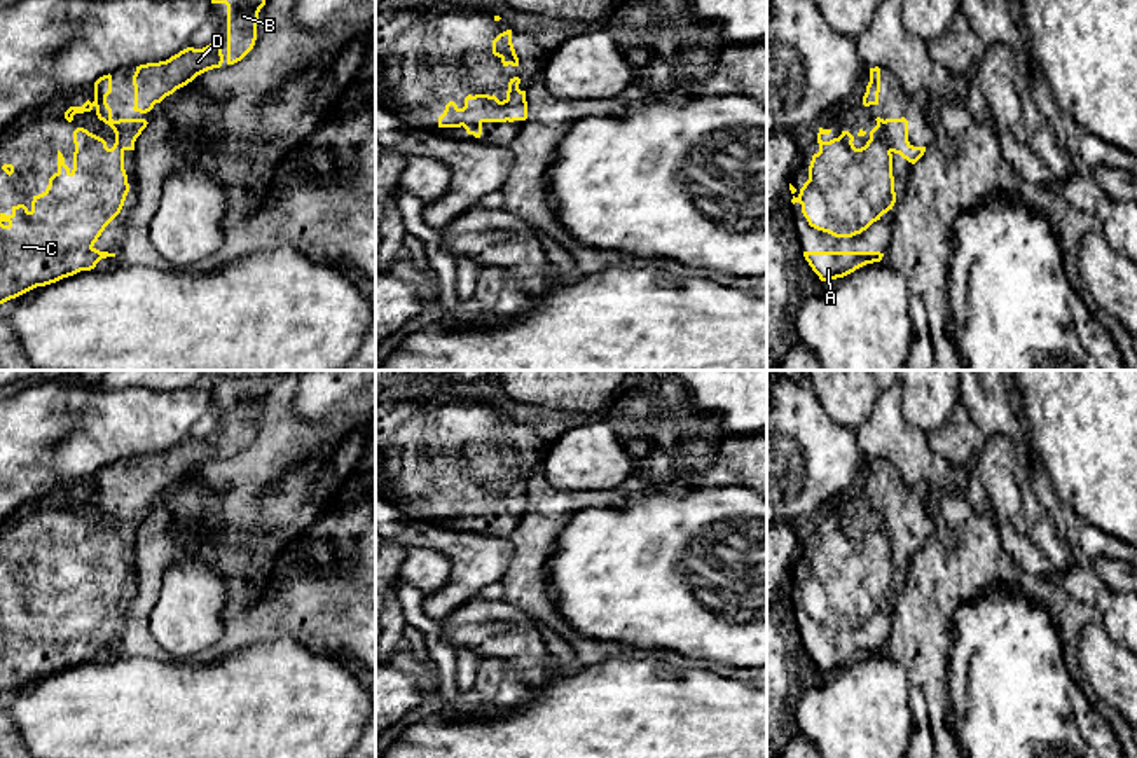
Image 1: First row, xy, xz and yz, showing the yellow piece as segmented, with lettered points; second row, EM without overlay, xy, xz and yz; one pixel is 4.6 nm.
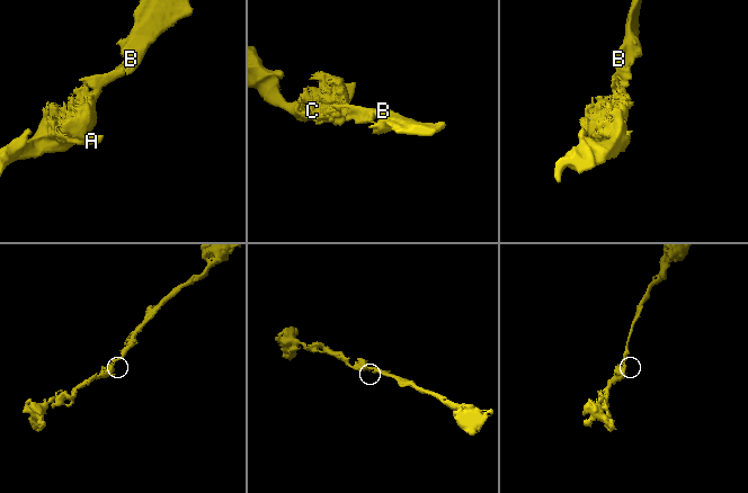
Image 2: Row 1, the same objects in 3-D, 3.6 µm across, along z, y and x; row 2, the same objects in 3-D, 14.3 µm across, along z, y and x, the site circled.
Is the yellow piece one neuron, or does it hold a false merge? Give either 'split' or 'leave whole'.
leave whole

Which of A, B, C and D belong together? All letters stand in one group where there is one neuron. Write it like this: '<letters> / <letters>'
A B C D

